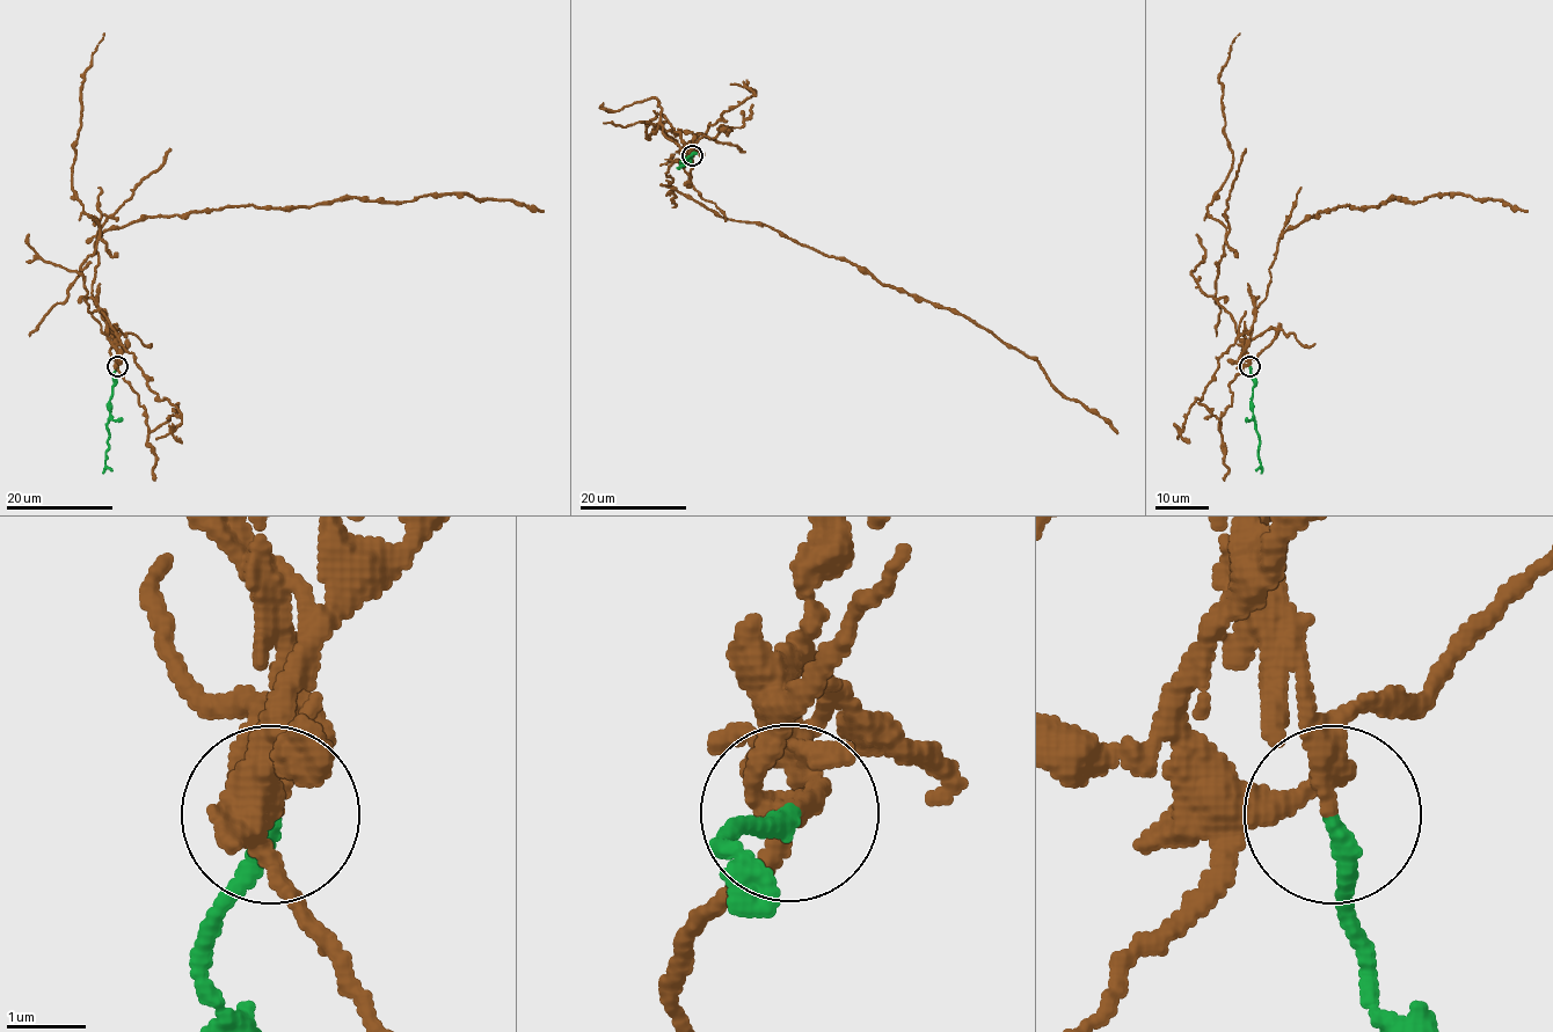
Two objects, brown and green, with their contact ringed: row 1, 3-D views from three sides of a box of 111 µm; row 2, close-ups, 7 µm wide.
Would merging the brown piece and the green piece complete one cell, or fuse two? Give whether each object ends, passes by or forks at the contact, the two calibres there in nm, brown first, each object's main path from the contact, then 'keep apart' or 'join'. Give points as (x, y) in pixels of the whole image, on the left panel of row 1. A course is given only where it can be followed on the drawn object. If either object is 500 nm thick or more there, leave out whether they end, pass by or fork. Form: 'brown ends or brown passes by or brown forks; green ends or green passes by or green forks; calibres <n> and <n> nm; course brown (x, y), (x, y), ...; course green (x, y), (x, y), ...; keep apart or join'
brown passes by; green ends; calibres 320 and 240 nm; course brown (117, 366), (116, 342), (92, 294), (94, 241), (109, 229), (226, 206), (354, 197), (467, 194), (542, 212); course green (117, 366), (107, 425), (109, 449), (104, 463), (111, 470); keep apart

